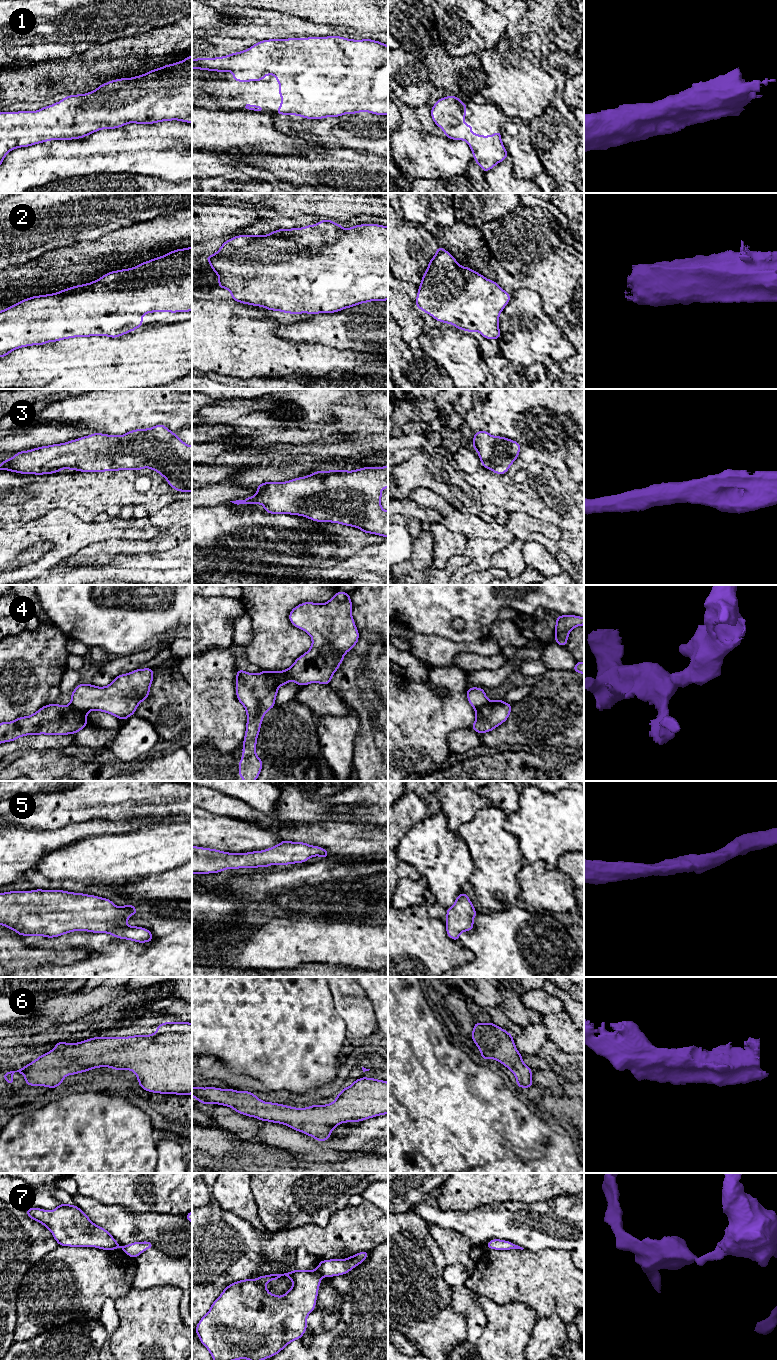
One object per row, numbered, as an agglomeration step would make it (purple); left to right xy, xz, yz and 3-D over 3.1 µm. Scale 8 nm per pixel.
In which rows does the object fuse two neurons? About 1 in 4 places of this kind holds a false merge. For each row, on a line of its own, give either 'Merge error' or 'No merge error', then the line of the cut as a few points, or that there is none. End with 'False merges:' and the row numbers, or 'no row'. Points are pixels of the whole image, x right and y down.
1: No merge error. No split
2: No merge error. No split
3: No merge error. No split
4: Merge error. Split along xy (70, 703), (86, 713)
5: No merge error. No split
6: No merge error. No split
7: Merge error. Split along xz (315, 1270), (321, 1275)
False merges: 4, 7

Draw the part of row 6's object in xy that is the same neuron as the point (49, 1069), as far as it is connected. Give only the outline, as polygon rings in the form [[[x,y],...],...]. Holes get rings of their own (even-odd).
[[[163,1022],[151,1035],[129,1037],[92,1037],[82,1042],[57,1042],[54,1049],[40,1055],[21,1069],[12,1069],[1,1075],[13,1086],[13,1073],[21,1073],[25,1084],[58,1088],[67,1075],[88,1072],[91,1069],[110,1067],[118,1071],[131,1070],[137,1075],[140,1087],[160,1094],[192,1094],[192,1023]]]

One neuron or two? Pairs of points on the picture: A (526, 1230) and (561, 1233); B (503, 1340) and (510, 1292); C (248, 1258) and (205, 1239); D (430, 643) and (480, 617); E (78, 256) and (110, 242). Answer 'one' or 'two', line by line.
A: one
B: two
C: one
D: two
E: one

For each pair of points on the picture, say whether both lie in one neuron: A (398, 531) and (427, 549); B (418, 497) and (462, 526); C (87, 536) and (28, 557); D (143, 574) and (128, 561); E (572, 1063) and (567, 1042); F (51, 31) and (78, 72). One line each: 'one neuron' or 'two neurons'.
A: two neurons
B: one neuron
C: two neurons
D: two neurons
E: two neurons
F: two neurons

